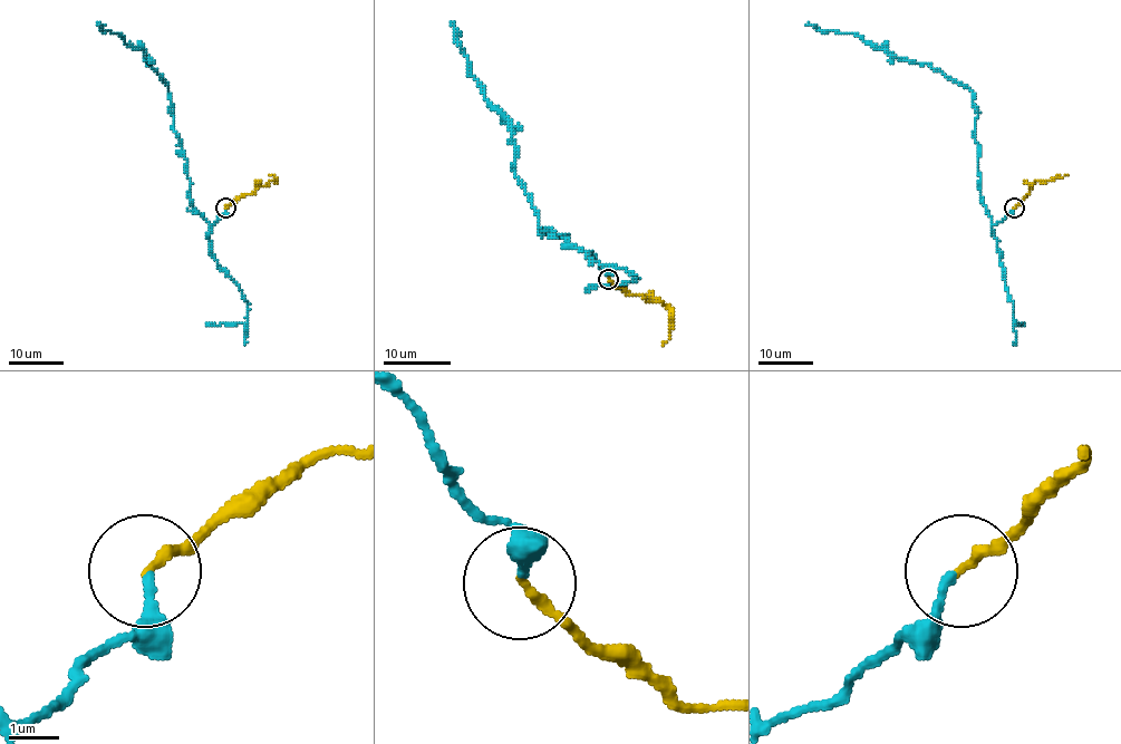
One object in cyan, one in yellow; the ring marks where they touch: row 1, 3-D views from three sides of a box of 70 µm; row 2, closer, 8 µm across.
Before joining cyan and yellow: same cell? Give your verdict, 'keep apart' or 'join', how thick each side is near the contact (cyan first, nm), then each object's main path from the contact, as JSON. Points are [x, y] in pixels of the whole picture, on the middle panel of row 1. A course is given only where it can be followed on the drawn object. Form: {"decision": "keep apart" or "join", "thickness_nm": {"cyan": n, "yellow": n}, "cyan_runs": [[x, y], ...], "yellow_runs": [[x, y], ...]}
{"decision": "join", "thickness_nm": {"cyan": 200, "yellow": 200}, "cyan_runs": [[608, 279], [591, 253], [561, 233], [548, 229], [544, 235], [513, 171], [510, 122], [469, 71], [451, 22]], "yellow_runs": [[608, 279], [631, 296], [660, 301], [669, 308], [673, 325], [670, 336], [664, 345]]}

